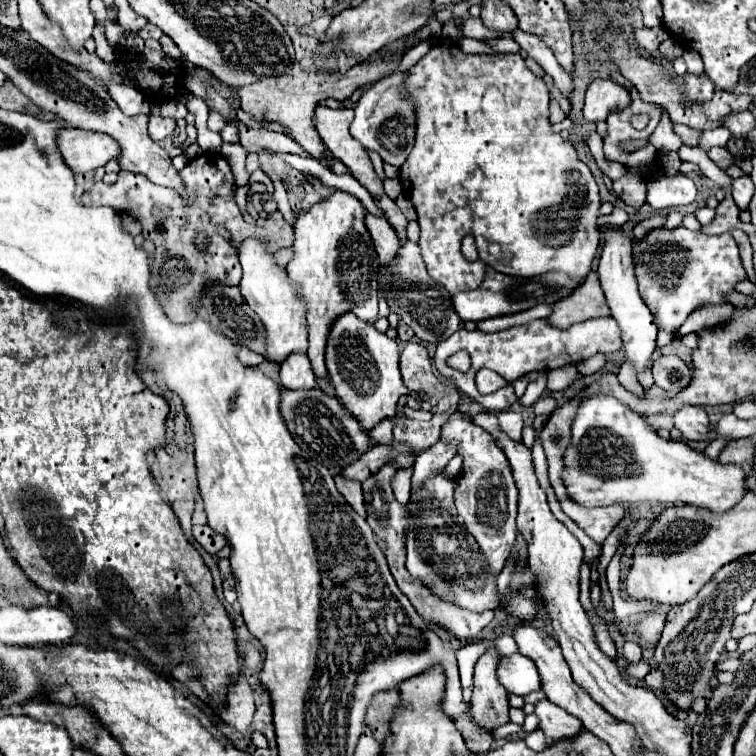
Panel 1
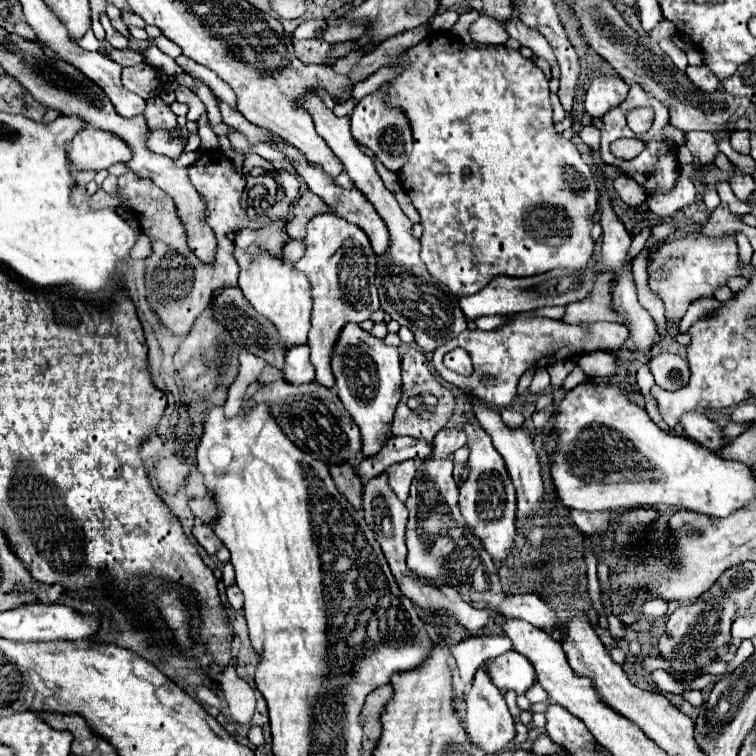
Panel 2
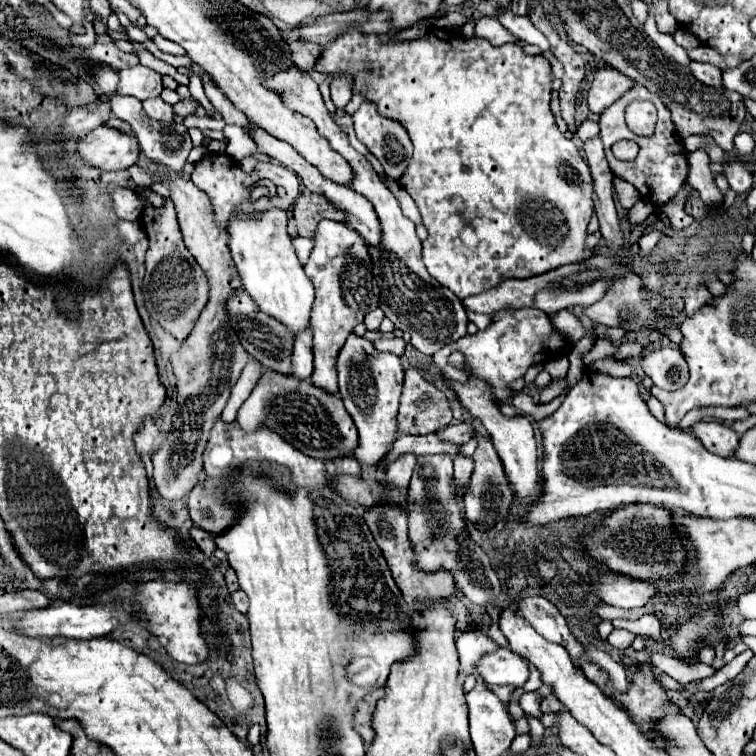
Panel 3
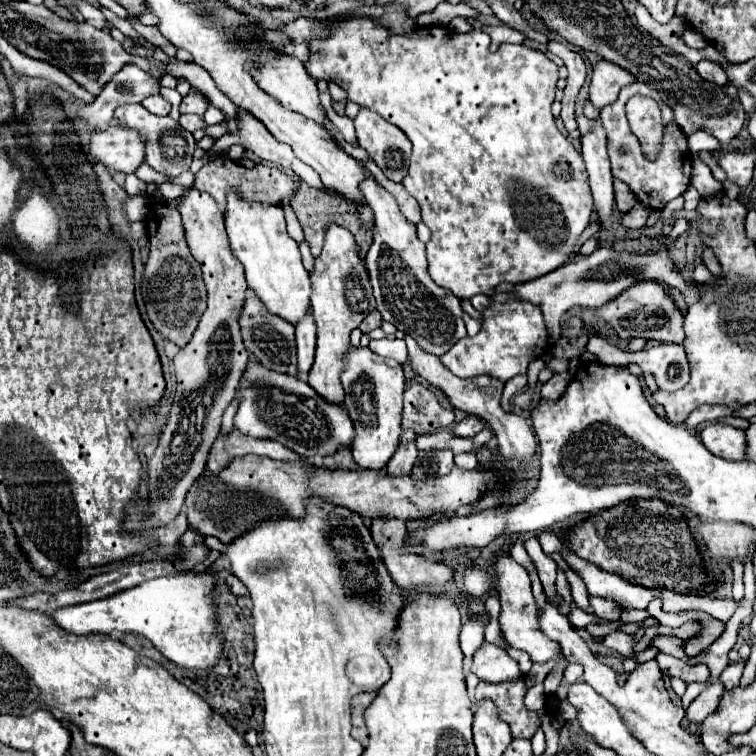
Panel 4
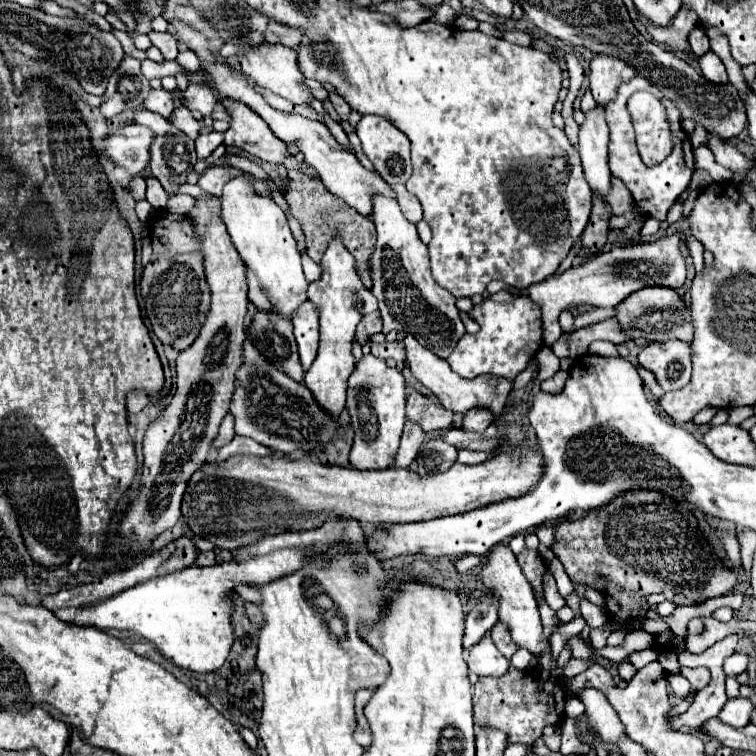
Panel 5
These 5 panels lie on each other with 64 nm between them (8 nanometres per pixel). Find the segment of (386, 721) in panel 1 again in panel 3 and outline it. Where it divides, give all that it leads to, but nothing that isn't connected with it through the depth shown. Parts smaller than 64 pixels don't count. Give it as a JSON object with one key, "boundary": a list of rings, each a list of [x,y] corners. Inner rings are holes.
{"boundary":[[[376,688],[376,690],[372,690],[368,696],[364,696],[364,700],[362,700],[362,702],[356,706],[356,710],[354,710],[356,730],[360,732],[360,736],[362,736],[366,742],[372,742],[372,740],[374,740],[372,714],[374,714],[376,702],[380,700],[380,696],[384,698],[384,694],[386,694],[386,688]]]}

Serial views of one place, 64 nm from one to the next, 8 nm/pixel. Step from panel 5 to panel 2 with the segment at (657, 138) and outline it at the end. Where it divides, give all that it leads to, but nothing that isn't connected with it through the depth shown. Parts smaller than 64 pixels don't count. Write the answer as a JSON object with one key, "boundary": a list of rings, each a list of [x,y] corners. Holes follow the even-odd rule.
{"boundary":[[[636,108],[632,112],[628,112],[628,126],[634,132],[646,132],[654,120],[654,112],[652,108]]]}

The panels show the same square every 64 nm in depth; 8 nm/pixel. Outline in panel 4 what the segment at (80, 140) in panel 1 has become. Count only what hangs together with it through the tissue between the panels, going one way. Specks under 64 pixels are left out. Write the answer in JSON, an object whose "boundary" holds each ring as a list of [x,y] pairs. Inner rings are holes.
{"boundary":[[[110,126],[106,130],[94,132],[86,154],[100,160],[110,172],[134,172],[144,160],[144,140],[136,136],[130,128]]]}

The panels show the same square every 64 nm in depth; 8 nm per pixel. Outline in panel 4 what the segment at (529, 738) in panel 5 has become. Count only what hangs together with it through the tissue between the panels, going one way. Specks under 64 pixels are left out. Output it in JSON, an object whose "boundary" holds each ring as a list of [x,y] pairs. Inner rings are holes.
{"boundary":[[[524,680],[518,682],[504,682],[504,684],[488,684],[480,682],[476,686],[476,700],[490,698],[500,708],[502,720],[510,724],[514,738],[532,738],[540,720],[534,712],[526,710],[522,698],[526,694]]]}

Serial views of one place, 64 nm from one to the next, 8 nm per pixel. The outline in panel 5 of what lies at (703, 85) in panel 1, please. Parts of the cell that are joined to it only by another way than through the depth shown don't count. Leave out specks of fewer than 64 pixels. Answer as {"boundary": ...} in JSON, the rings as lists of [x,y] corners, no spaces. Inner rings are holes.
{"boundary":[[[706,52],[700,60],[700,70],[702,70],[702,76],[714,84],[726,84],[728,82],[728,76],[726,76],[726,68],[722,64],[722,60],[714,54],[714,52]]]}

